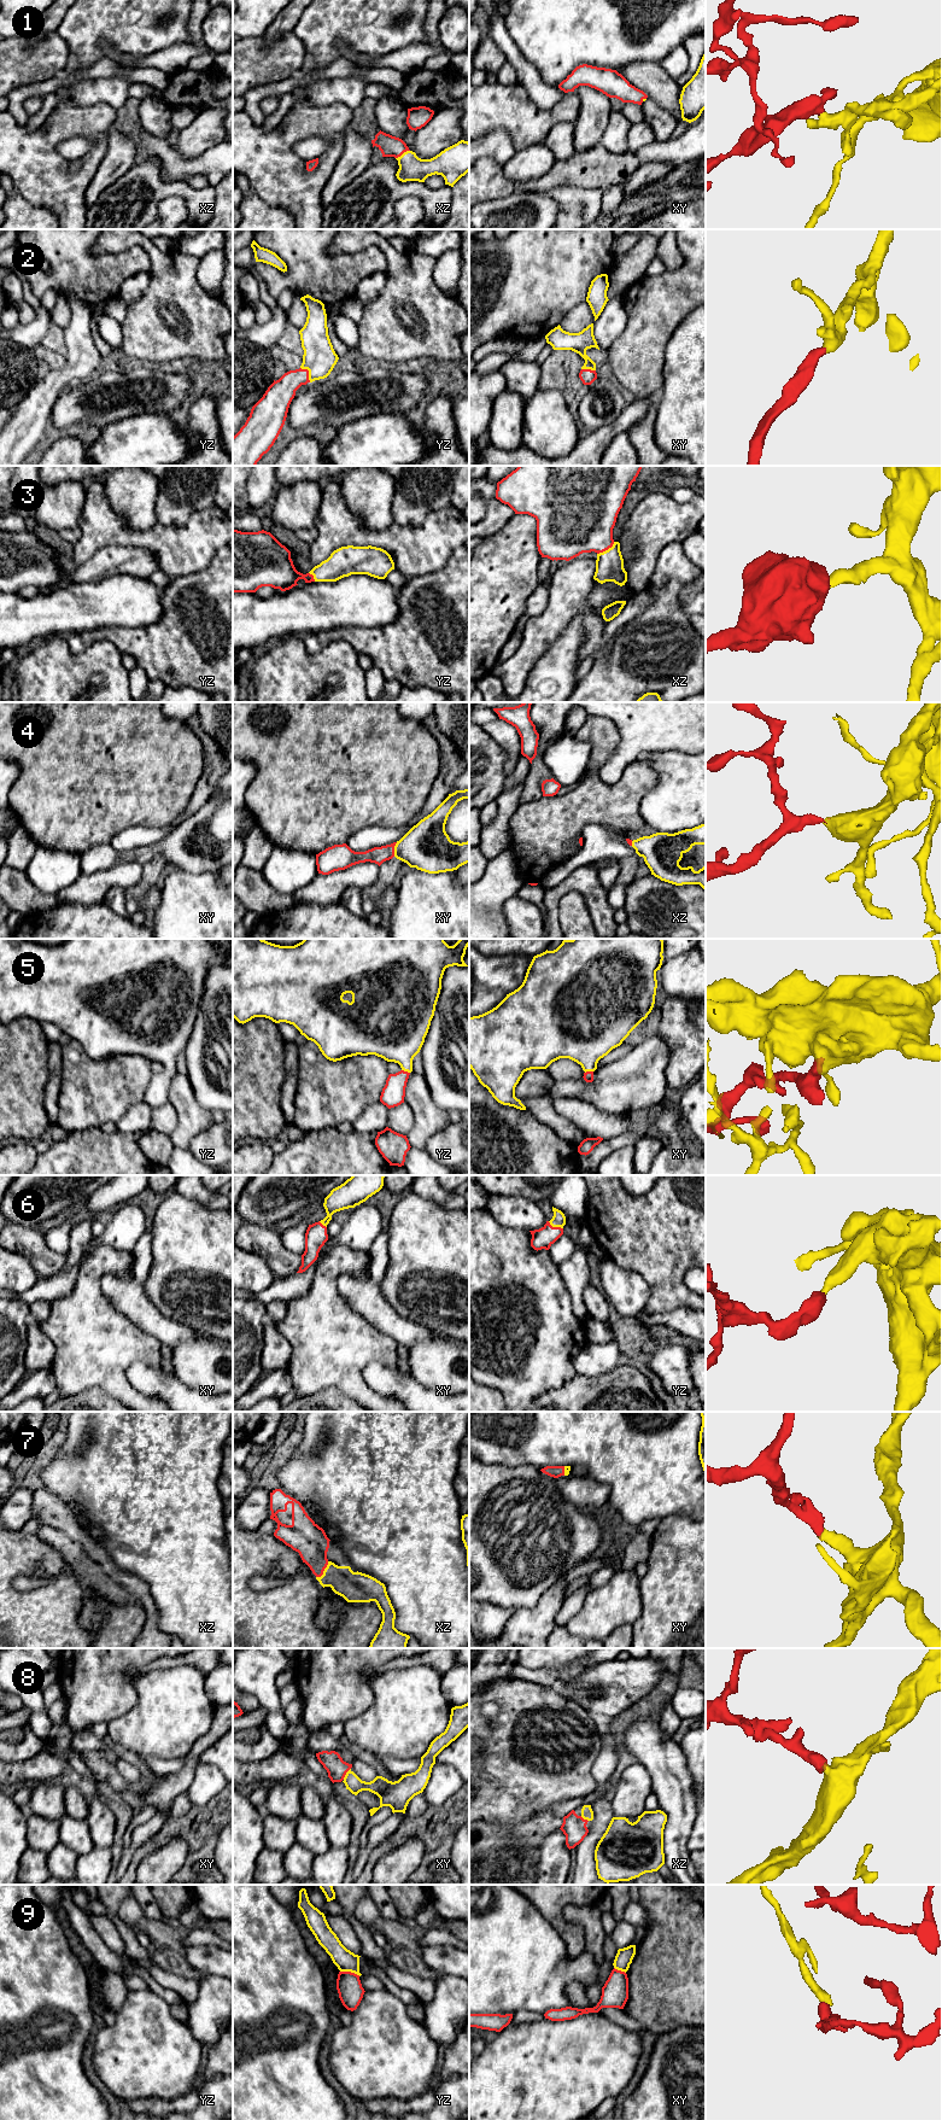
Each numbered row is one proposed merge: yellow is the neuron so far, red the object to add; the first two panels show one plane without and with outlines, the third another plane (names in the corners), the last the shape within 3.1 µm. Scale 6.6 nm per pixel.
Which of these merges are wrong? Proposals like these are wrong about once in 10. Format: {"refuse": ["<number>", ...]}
{"refuse": ["9"]}

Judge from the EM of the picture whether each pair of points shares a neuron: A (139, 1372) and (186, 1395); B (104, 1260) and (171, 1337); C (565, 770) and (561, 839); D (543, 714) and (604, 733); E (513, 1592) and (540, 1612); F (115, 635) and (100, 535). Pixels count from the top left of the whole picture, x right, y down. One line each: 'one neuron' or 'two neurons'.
A: one neuron
B: two neurons
C: two neurons
D: two neurons
E: two neurons
F: two neurons

